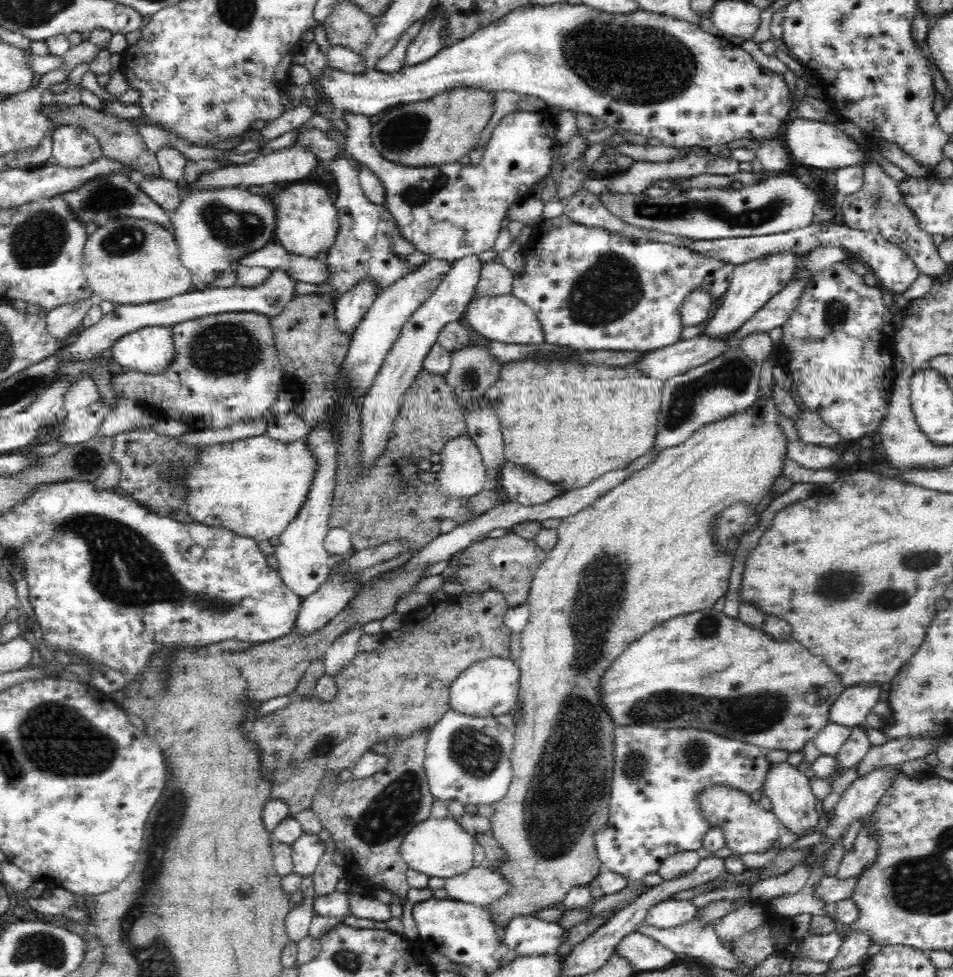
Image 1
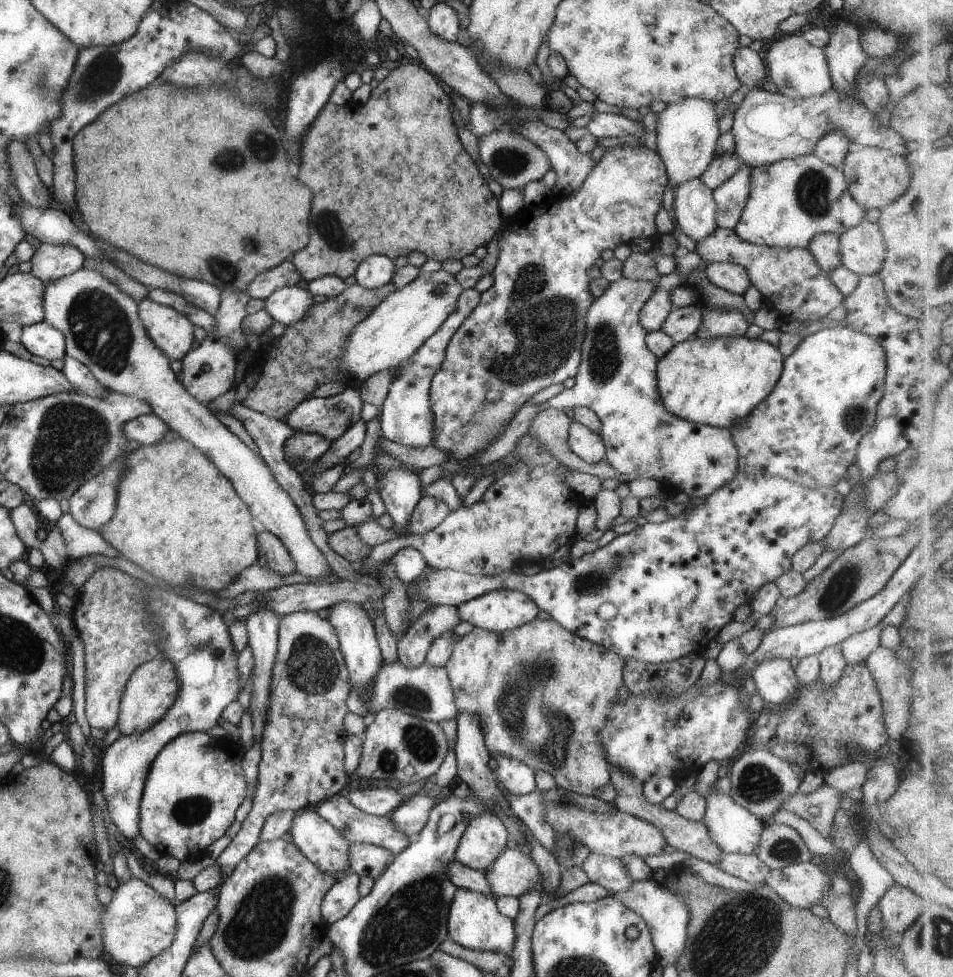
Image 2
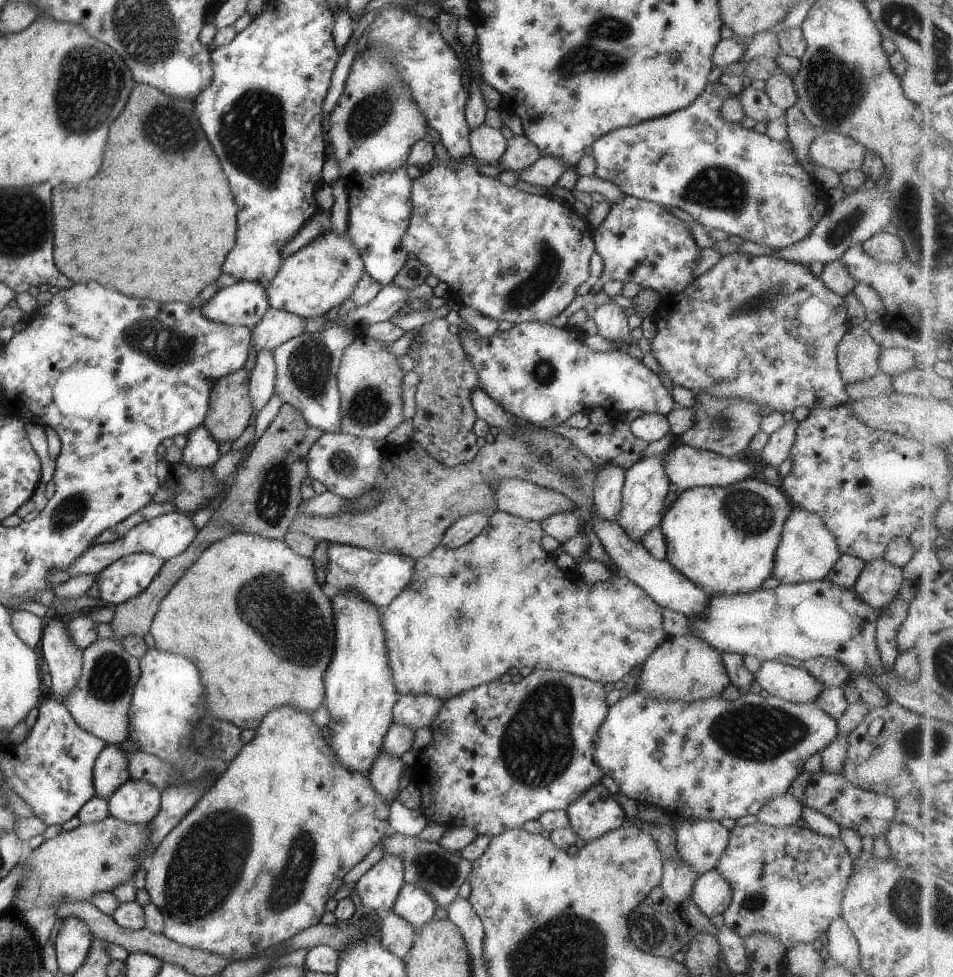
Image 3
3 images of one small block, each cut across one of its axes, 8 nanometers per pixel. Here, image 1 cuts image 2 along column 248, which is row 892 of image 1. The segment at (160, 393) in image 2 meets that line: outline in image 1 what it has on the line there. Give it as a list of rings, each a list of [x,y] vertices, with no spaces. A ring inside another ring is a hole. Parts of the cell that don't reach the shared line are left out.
[[[472,866],[462,874],[446,879],[443,888],[448,890],[450,898],[466,904],[475,904],[478,907],[487,908],[495,900],[502,898],[511,891],[511,884],[500,874],[500,871],[490,866]]]

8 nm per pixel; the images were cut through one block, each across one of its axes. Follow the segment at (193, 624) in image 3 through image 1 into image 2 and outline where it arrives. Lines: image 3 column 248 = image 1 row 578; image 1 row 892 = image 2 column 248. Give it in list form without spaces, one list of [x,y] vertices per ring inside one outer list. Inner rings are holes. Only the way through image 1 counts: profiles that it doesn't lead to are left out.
[[[177,438],[150,445],[136,445],[124,458],[116,484],[113,516],[96,530],[119,556],[170,585],[217,592],[241,569],[256,562],[256,523],[248,506],[237,496],[229,479],[189,441]]]

